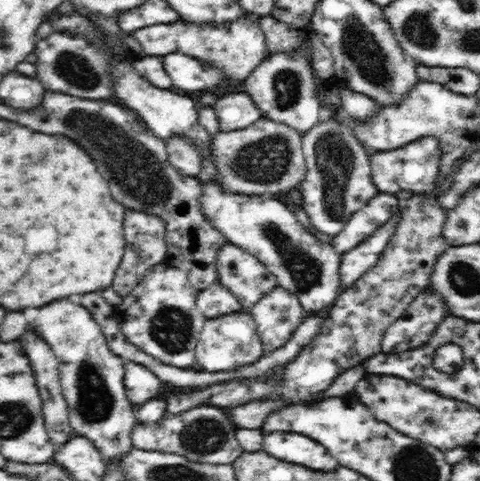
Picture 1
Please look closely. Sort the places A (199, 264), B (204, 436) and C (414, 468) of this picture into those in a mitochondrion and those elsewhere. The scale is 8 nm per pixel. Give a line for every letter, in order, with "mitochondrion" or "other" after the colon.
A: other
B: mitochondrion
C: mitochondrion

